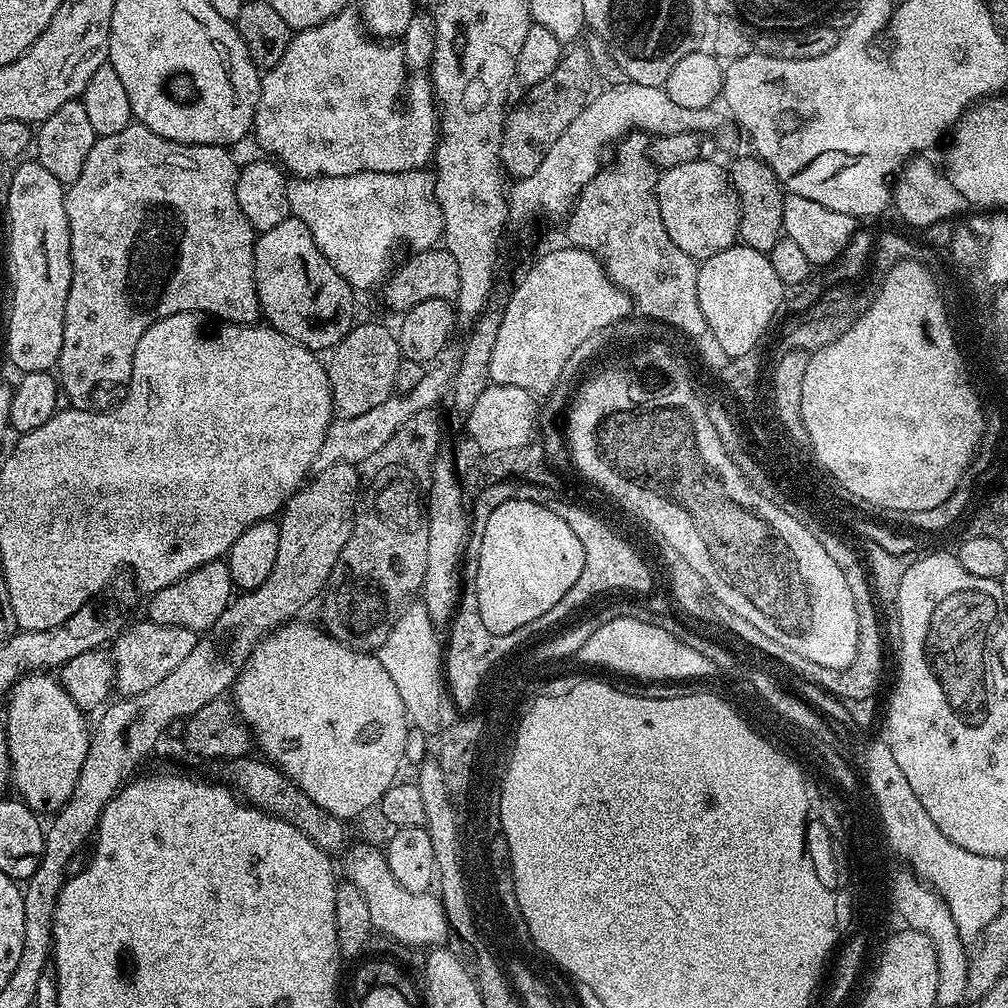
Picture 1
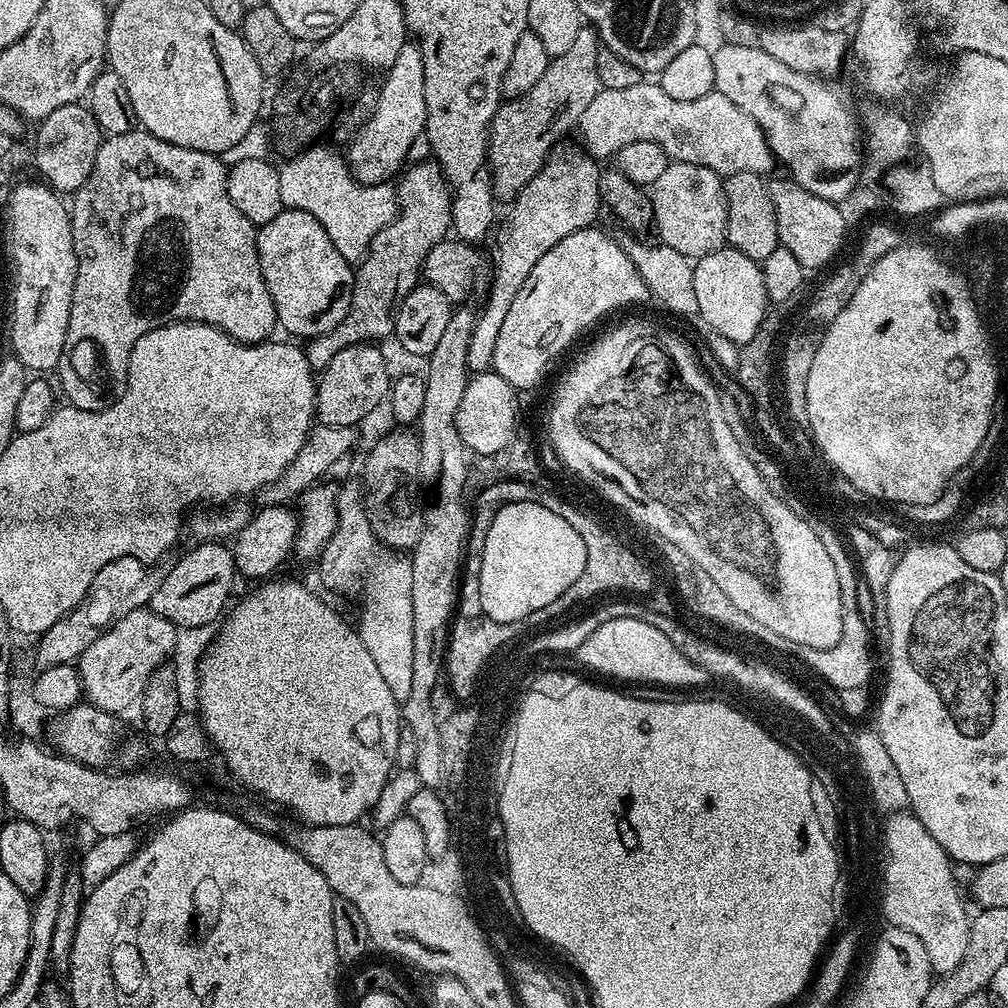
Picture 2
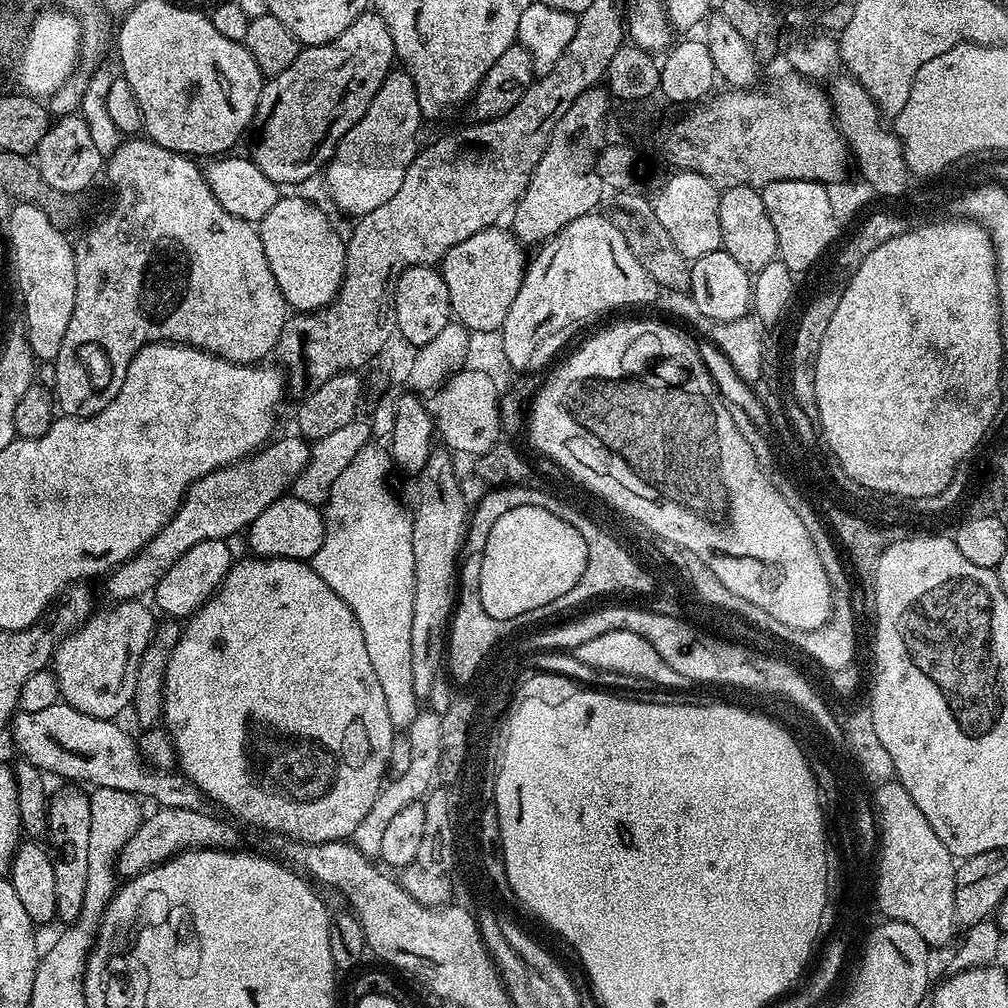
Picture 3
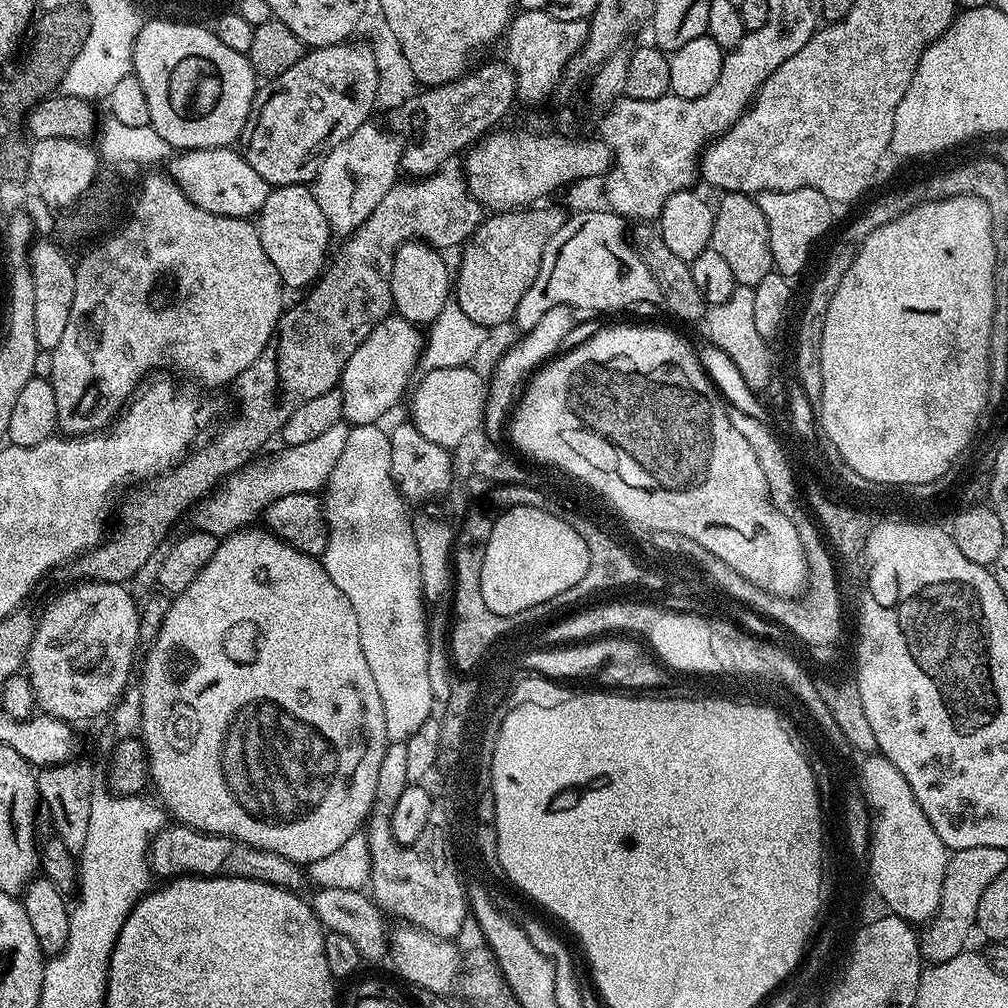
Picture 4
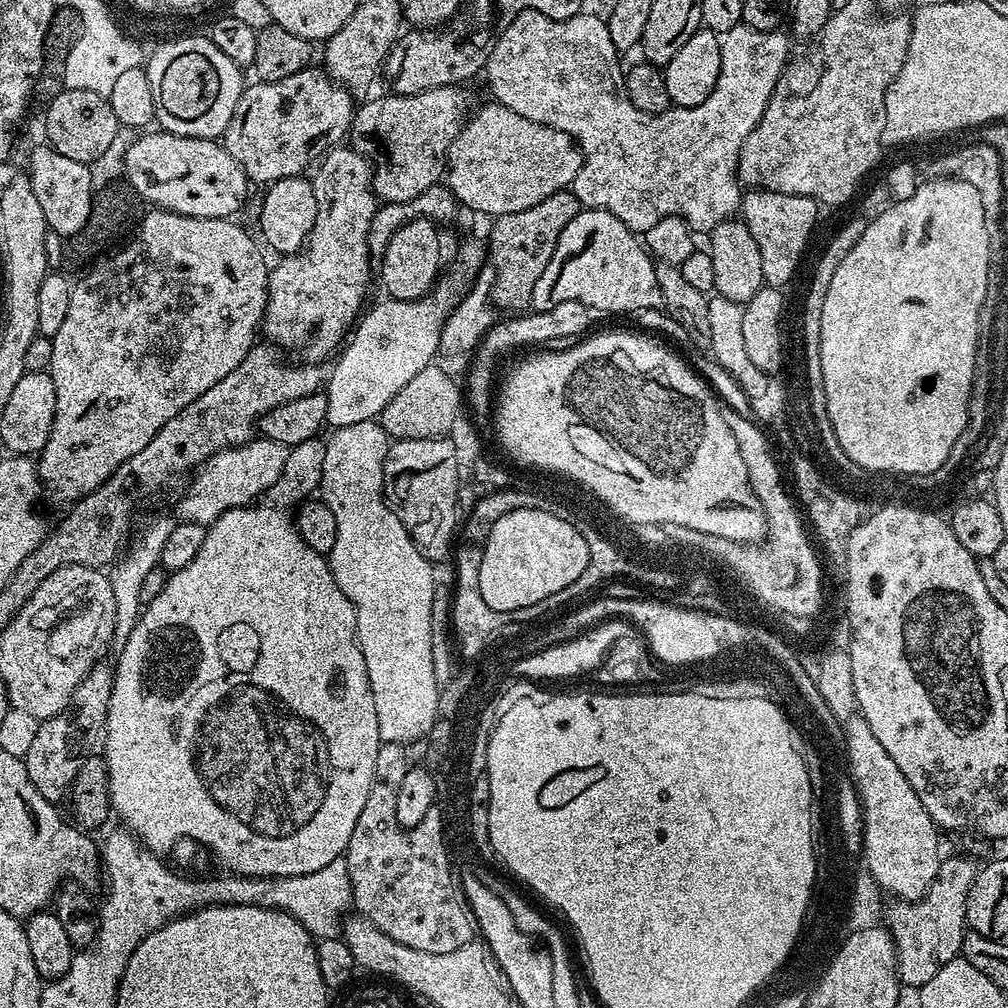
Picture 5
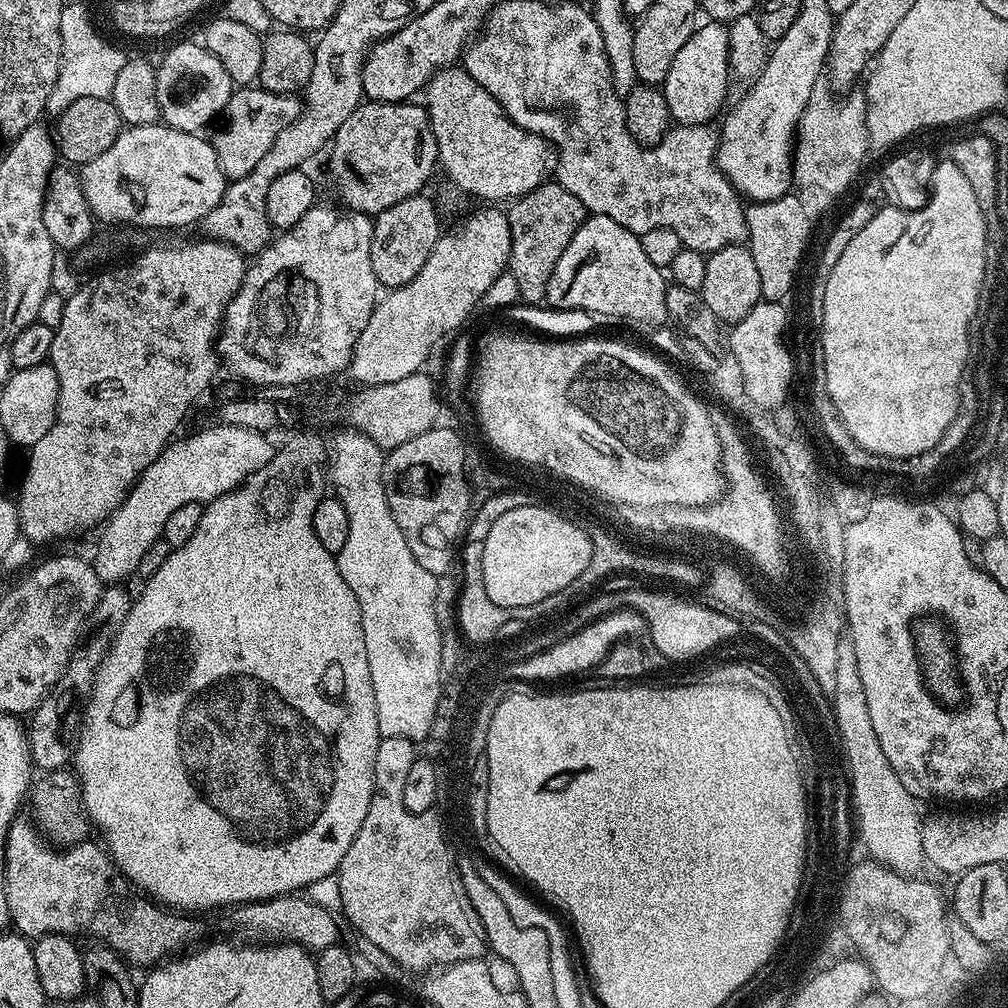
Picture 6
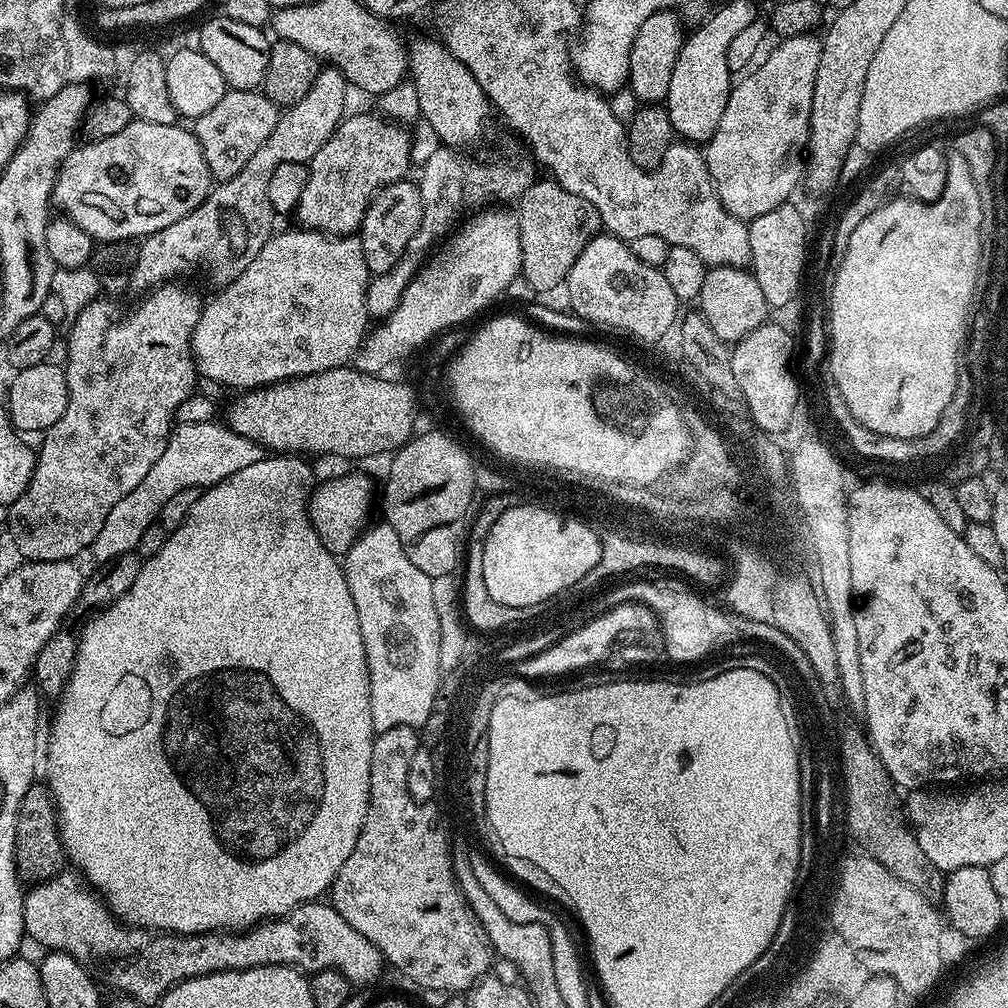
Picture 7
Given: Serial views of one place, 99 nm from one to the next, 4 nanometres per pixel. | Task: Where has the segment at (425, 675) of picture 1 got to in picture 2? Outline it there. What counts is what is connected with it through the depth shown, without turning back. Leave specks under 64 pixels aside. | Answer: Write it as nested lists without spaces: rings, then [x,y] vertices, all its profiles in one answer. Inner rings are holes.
[[[341,487],[336,494],[338,510],[338,526],[326,542],[324,553],[320,555],[318,567],[320,576],[328,588],[336,592],[344,592],[347,588],[360,591],[360,624],[358,631],[366,650],[370,650],[370,658],[374,658],[386,686],[390,686],[390,694],[398,702],[408,699],[410,686],[414,683],[414,602],[412,601],[412,561],[407,555],[397,554],[380,543],[374,534],[370,522],[366,518],[362,492],[359,487]]]

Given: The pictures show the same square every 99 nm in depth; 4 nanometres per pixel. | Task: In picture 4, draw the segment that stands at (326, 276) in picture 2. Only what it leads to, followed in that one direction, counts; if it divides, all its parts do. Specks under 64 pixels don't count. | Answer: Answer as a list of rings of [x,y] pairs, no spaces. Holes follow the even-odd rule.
[[[282,184],[273,187],[259,210],[258,231],[262,250],[266,250],[266,258],[274,262],[274,270],[278,270],[280,282],[285,289],[311,289],[330,260],[330,229],[326,214],[322,214],[322,206],[318,206],[316,201],[315,191],[307,184]]]

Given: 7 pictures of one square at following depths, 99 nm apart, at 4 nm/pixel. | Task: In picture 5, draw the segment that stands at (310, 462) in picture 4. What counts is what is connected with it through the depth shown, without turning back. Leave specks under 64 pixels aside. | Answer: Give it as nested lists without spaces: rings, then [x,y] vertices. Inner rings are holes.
[[[254,438],[248,444],[227,448],[195,469],[192,485],[184,496],[180,508],[185,512],[187,523],[209,525],[226,510],[244,508],[260,499],[264,491],[278,482],[282,468],[286,466],[289,449],[273,440]]]

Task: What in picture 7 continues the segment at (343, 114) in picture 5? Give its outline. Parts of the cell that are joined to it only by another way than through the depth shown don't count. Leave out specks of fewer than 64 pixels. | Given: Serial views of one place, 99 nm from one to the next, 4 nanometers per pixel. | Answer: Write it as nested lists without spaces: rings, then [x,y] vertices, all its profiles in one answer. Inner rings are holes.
[[[228,90],[211,110],[195,117],[194,131],[204,151],[208,169],[212,171],[213,181],[234,178],[234,174],[238,174],[242,166],[254,158],[254,150],[270,138],[270,130],[274,130],[280,114],[281,109],[263,91]]]

